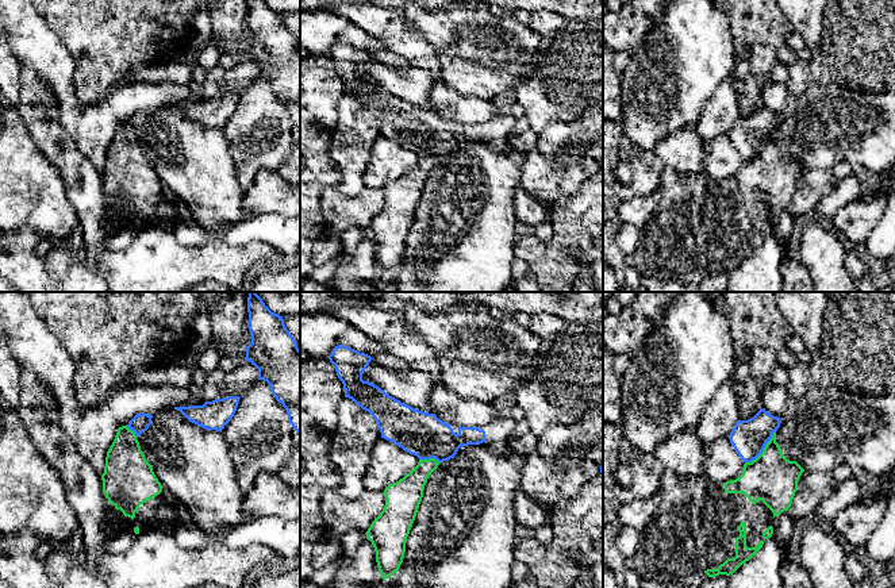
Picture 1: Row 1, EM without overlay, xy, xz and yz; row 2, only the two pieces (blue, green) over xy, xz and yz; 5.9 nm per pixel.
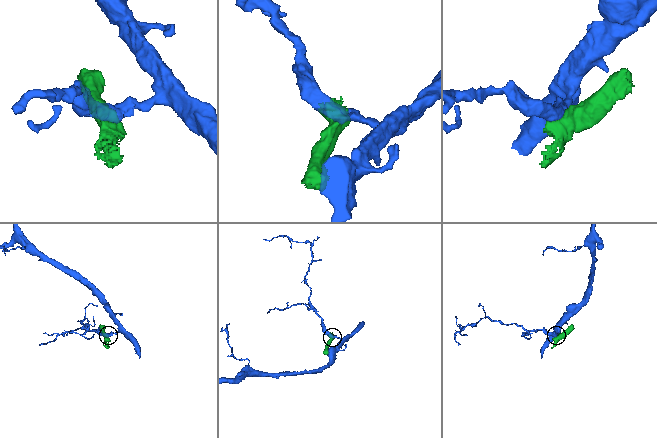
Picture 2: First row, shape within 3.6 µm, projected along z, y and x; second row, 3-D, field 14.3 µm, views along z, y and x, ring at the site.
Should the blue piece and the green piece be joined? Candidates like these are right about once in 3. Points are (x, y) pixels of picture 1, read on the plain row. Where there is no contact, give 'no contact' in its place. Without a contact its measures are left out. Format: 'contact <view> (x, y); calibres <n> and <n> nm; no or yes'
contact yz (763, 146); calibres 220 and 300 nm; no

